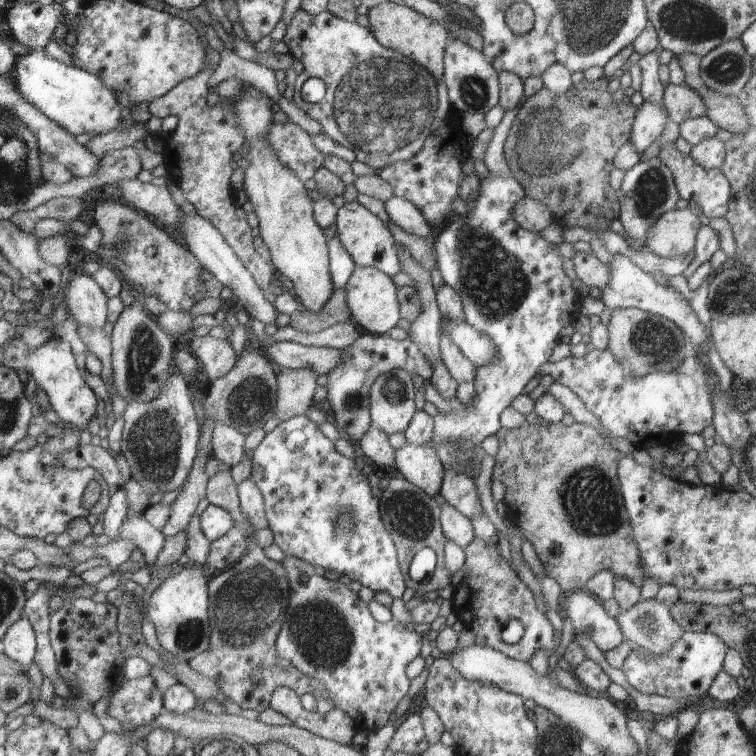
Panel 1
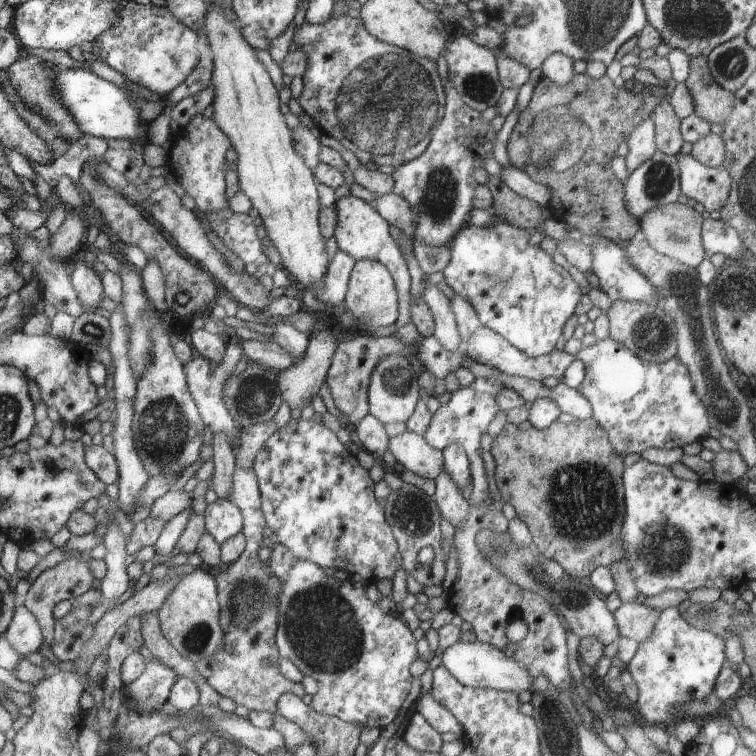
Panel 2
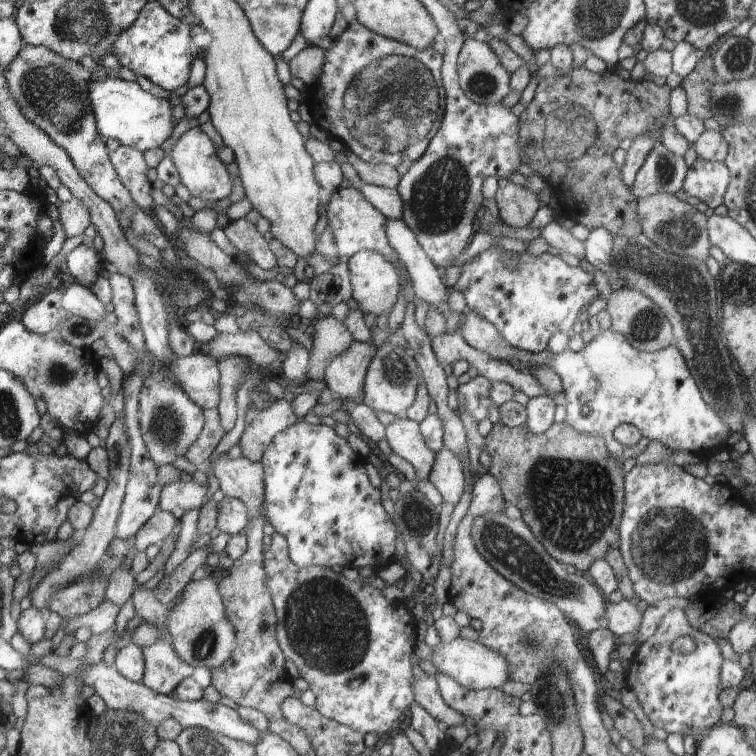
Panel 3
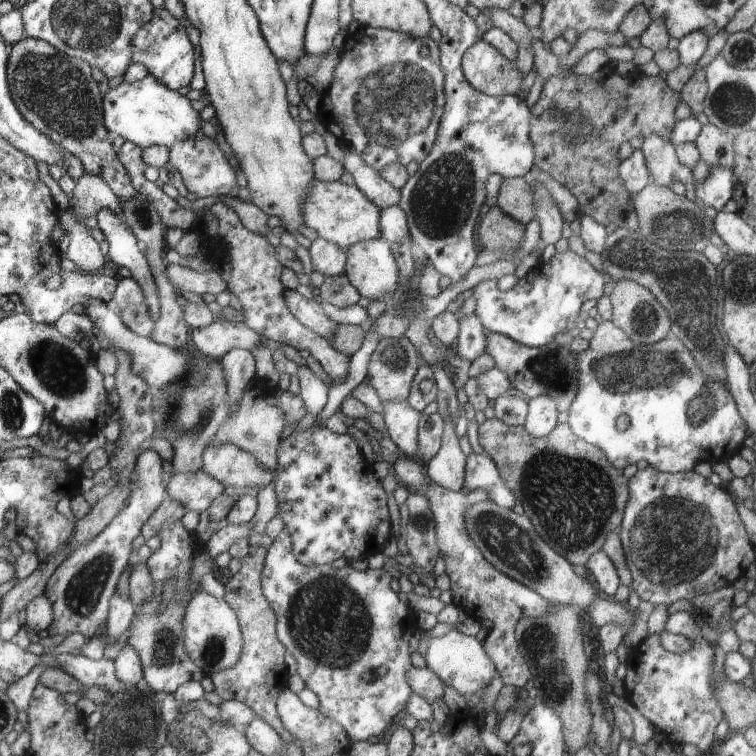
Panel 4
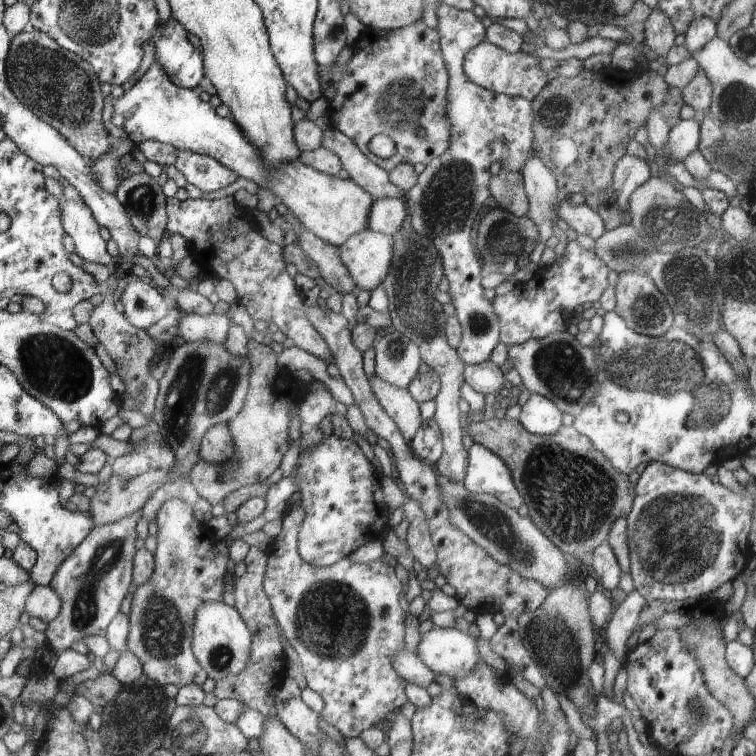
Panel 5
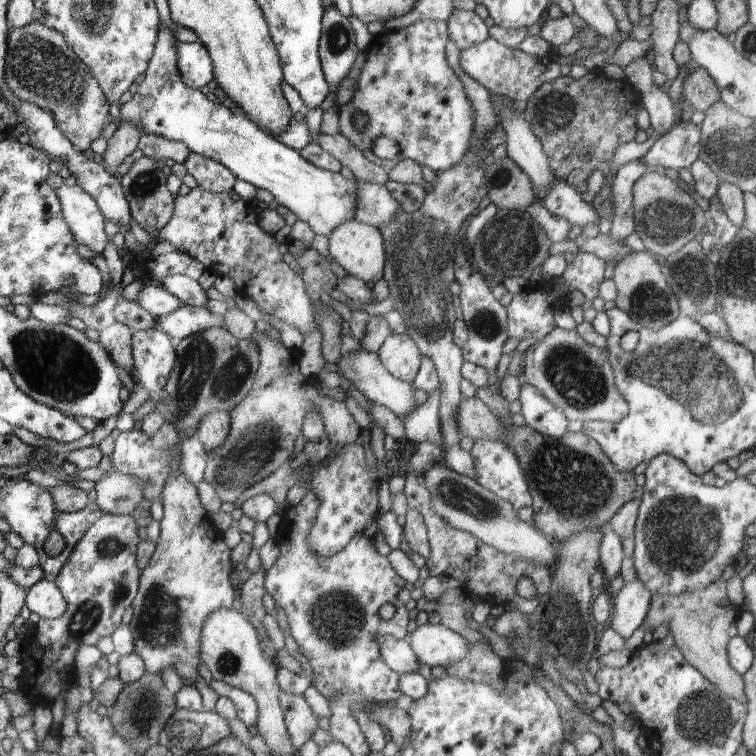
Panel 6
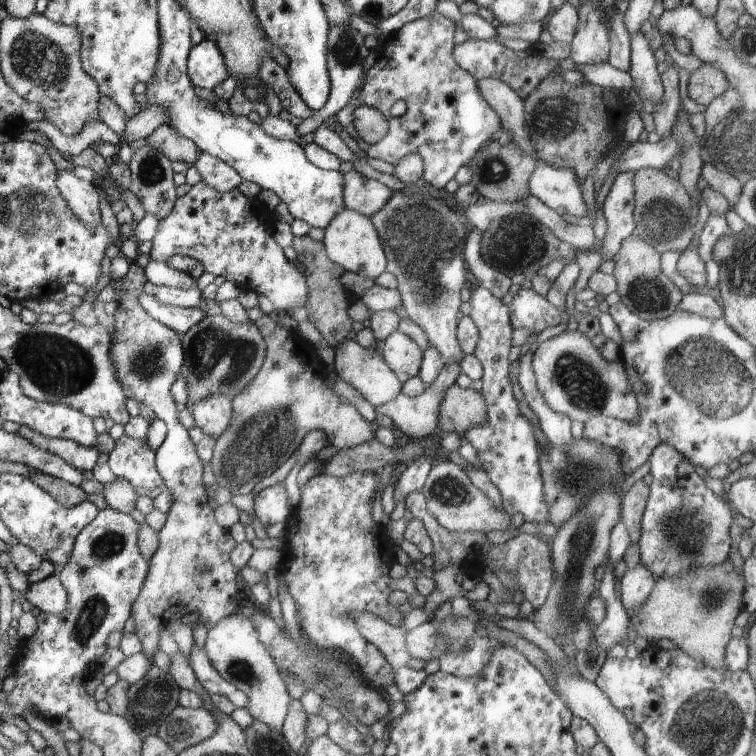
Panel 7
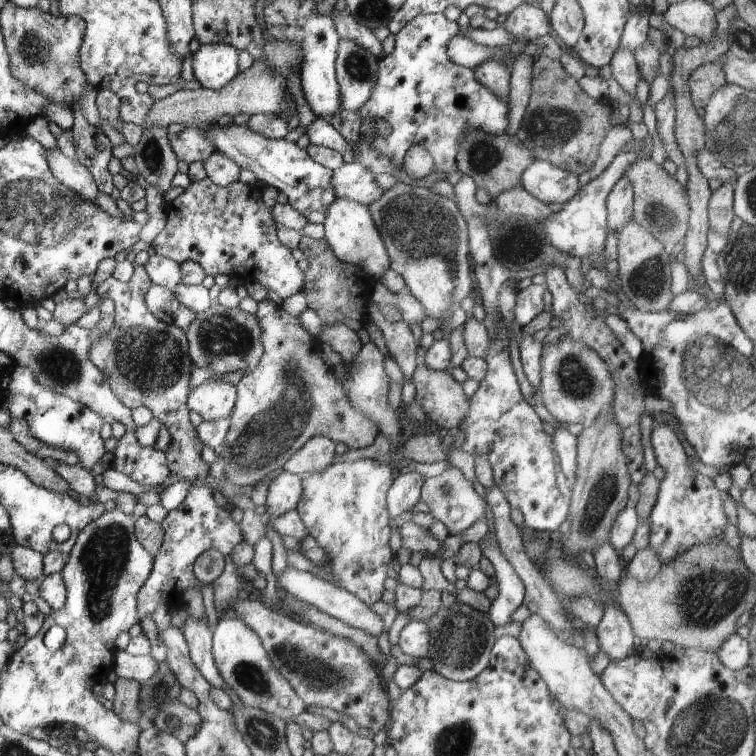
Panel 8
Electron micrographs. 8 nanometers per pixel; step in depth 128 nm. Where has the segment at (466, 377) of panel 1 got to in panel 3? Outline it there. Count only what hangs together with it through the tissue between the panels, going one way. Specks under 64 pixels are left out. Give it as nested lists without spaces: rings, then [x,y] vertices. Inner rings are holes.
[[[402,219],[387,220],[386,232],[388,232],[389,244],[397,253],[397,258],[404,262],[408,277],[413,286],[413,292],[417,294],[419,301],[430,304],[430,308],[439,311],[447,318],[449,323],[449,330],[452,333],[456,330],[460,314],[450,312],[448,305],[448,296],[446,295],[447,287],[442,284],[442,276],[438,272],[438,268],[432,263],[432,260],[426,255],[422,246],[417,242],[417,239],[412,233],[412,230],[403,222]]]

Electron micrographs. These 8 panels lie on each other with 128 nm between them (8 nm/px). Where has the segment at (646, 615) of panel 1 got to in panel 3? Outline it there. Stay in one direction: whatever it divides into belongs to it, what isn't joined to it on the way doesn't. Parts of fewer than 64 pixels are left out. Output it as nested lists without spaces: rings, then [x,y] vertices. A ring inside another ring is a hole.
[[[623,599],[620,603],[609,602],[605,604],[605,618],[607,621],[606,628],[615,637],[622,637],[622,635],[640,628],[643,614],[632,602]]]

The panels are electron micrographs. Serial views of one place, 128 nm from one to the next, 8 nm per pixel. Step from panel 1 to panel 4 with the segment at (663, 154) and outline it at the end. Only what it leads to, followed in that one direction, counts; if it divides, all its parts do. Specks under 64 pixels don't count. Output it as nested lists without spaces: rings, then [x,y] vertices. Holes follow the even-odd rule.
[[[724,166],[710,167],[710,174],[705,182],[696,184],[695,199],[699,199],[706,207],[711,207],[717,212],[722,211],[727,202],[733,198],[736,187],[732,170]]]

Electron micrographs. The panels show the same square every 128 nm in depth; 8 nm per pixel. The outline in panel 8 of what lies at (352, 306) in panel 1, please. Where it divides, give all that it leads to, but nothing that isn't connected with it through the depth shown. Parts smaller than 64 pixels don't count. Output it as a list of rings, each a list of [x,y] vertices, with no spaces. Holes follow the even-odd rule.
[[[337,197],[329,207],[323,225],[325,228],[323,239],[326,240],[326,244],[332,250],[332,254],[338,257],[338,260],[362,268],[368,276],[372,276],[377,281],[390,269],[388,249],[385,247],[376,221],[366,205]]]

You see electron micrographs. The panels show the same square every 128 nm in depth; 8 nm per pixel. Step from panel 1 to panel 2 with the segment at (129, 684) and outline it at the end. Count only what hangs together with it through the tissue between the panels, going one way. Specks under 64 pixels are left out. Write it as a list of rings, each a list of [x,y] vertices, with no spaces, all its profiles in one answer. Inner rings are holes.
[[[153,655],[151,657],[145,660],[145,672],[122,689],[125,698],[137,710],[134,716],[150,715],[162,710],[178,680],[177,673],[170,666]]]

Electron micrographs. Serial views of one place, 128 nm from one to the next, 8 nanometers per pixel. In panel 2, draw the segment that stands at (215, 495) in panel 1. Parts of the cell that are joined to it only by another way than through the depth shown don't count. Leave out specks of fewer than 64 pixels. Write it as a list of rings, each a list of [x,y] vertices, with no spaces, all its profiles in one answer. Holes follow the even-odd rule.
[[[219,433],[213,437],[212,446],[214,447],[214,477],[212,485],[209,487],[218,494],[219,499],[228,499],[231,490],[232,474],[236,468],[235,454],[228,434]]]

